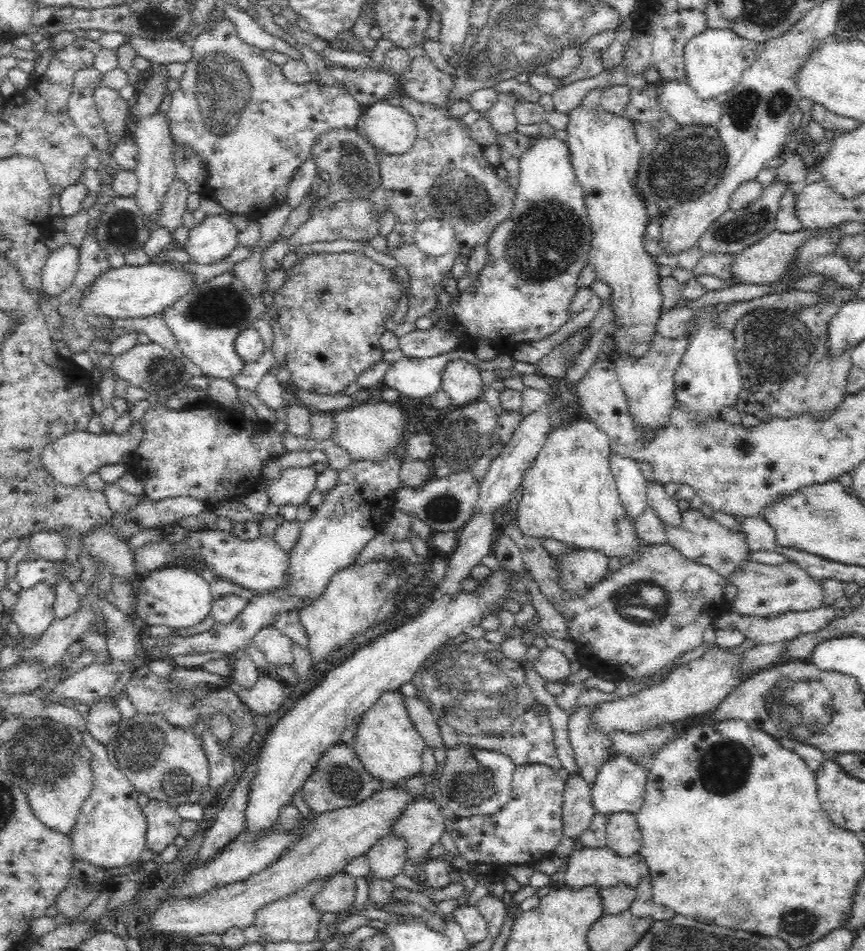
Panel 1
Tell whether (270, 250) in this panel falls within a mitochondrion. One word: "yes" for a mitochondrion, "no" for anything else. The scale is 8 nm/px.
no

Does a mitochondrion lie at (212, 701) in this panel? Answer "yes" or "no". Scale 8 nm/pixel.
no

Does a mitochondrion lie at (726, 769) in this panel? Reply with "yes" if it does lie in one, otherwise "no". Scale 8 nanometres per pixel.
yes

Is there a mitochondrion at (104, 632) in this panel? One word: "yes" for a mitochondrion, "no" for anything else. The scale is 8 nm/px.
no

